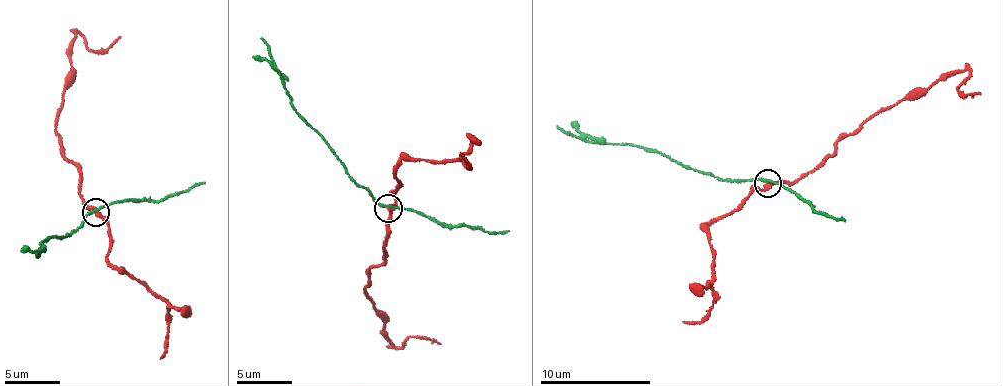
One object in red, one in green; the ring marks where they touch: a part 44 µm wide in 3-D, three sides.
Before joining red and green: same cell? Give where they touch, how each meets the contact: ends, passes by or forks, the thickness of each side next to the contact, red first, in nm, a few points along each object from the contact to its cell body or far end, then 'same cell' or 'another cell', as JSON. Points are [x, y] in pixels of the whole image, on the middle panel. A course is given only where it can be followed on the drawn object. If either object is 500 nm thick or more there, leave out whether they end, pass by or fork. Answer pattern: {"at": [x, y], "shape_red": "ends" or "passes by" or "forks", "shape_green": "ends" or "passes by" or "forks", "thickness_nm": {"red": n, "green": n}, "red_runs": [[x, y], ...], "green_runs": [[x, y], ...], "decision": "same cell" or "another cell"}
{"at": [388, 208], "shape_red": "passes by", "shape_green": "passes by", "thickness_nm": {"red": 280, "green": 170}, "red_runs": [[389, 207], [385, 261], [371, 269], [364, 294], [396, 346], [411, 337], [429, 337], [441, 344]], "green_runs": [[389, 207], [351, 177], [326, 139], [293, 107], [283, 78], [261, 37]], "decision": "another cell"}

